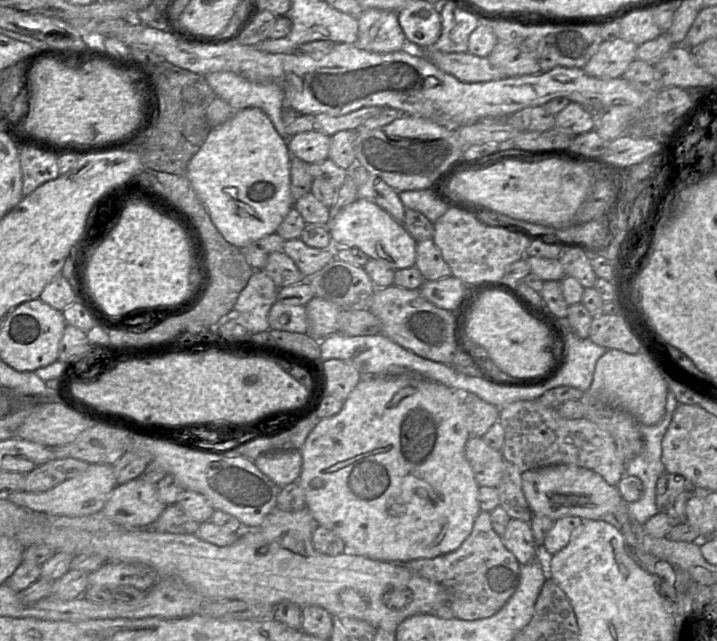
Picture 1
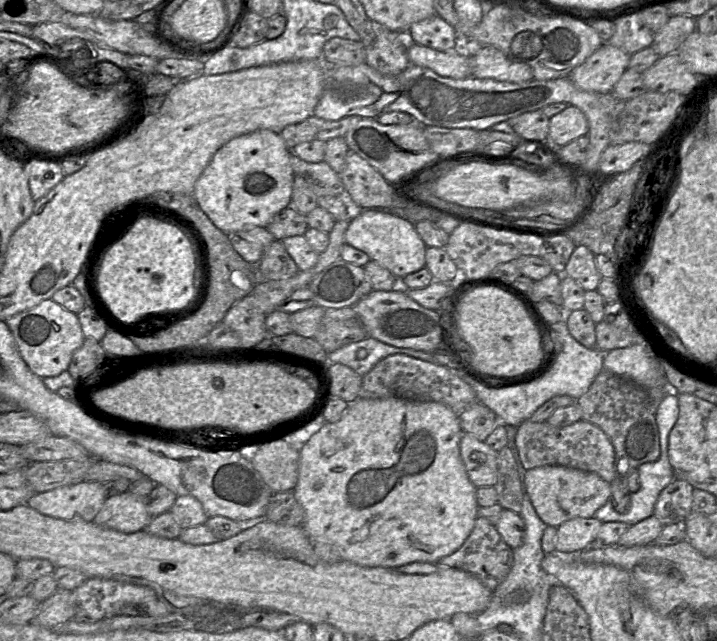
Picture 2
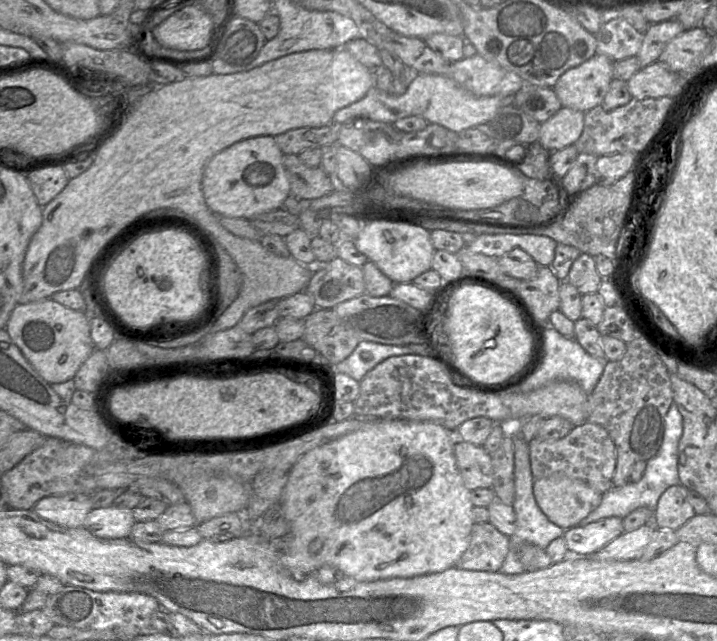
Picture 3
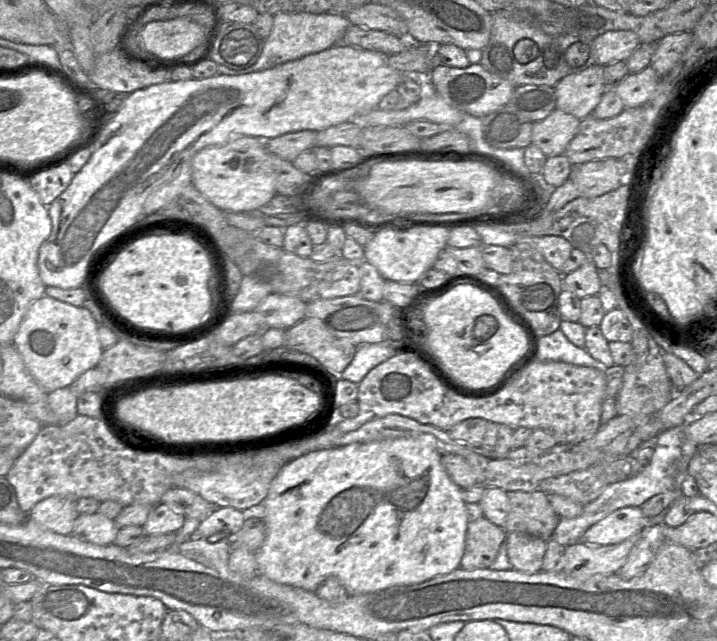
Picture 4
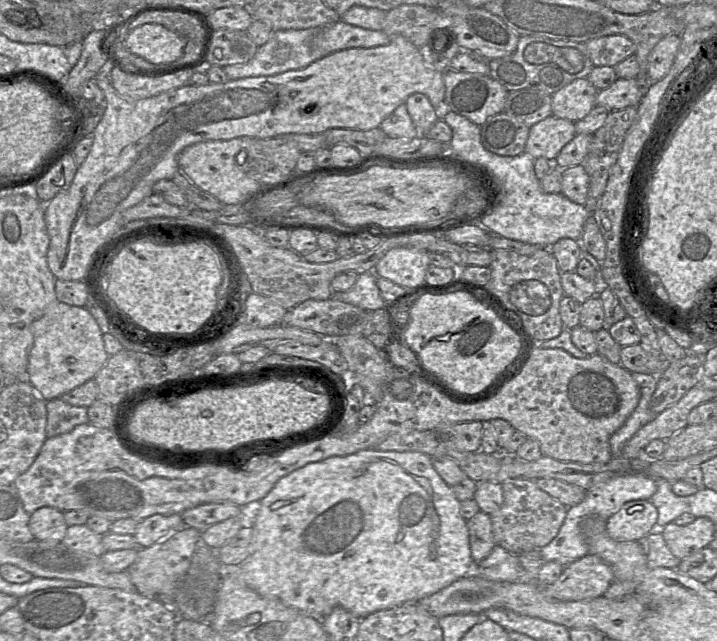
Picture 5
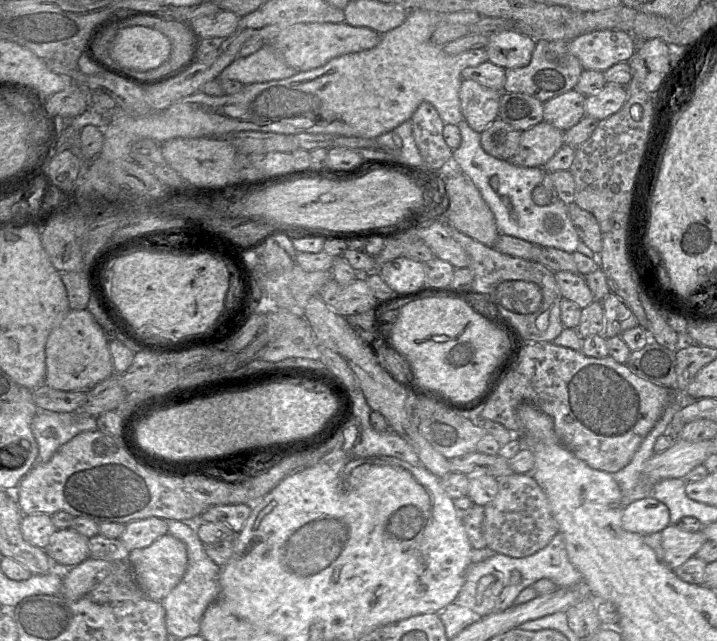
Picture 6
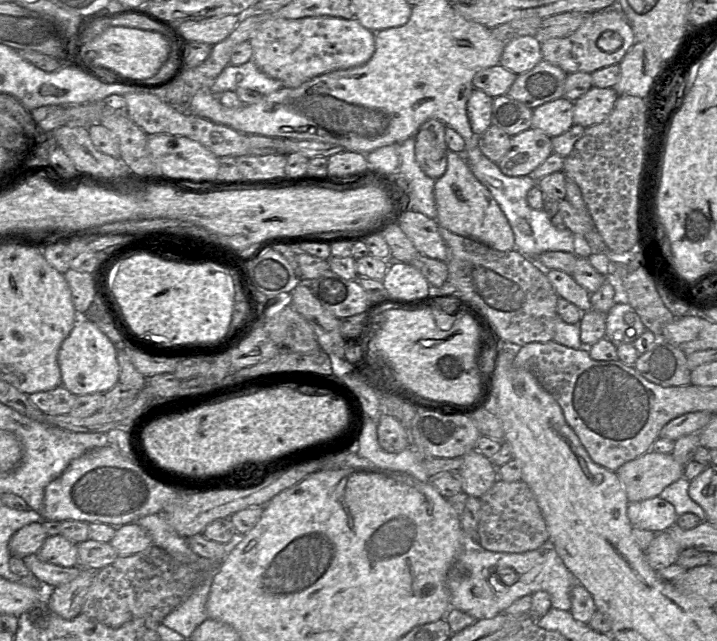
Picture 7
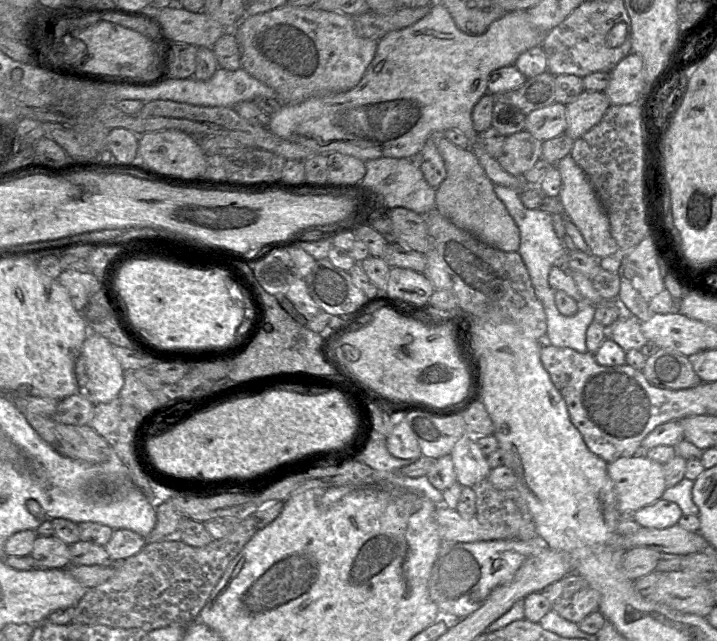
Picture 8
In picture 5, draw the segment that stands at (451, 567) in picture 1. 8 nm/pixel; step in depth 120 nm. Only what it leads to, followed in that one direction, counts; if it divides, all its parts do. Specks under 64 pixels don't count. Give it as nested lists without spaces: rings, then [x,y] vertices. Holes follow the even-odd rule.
[[[478,511],[470,520],[467,521],[469,532],[469,544],[471,557],[476,566],[485,559],[496,546],[492,522],[488,514]]]

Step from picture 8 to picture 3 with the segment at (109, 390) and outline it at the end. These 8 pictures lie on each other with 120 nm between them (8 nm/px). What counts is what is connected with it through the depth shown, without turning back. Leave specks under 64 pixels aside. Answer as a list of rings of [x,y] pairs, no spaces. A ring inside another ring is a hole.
[[[52,299],[18,304],[5,329],[23,356],[49,384],[73,379],[96,349],[91,338],[90,320],[85,313],[70,309]]]

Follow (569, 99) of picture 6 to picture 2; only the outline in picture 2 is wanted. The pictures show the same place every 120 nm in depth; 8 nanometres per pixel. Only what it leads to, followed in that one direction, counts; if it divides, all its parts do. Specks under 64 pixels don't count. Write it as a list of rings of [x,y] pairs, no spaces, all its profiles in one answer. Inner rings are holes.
[[[602,43],[582,64],[571,71],[569,78],[581,90],[611,93],[628,68],[630,56],[609,43]]]

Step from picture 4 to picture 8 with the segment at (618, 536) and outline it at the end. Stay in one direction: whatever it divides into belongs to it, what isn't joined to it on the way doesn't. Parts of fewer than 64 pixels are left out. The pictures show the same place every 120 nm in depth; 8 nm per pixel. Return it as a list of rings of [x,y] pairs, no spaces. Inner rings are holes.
[[[658,499],[630,515],[641,527],[664,529],[678,524],[683,512],[674,502]]]

